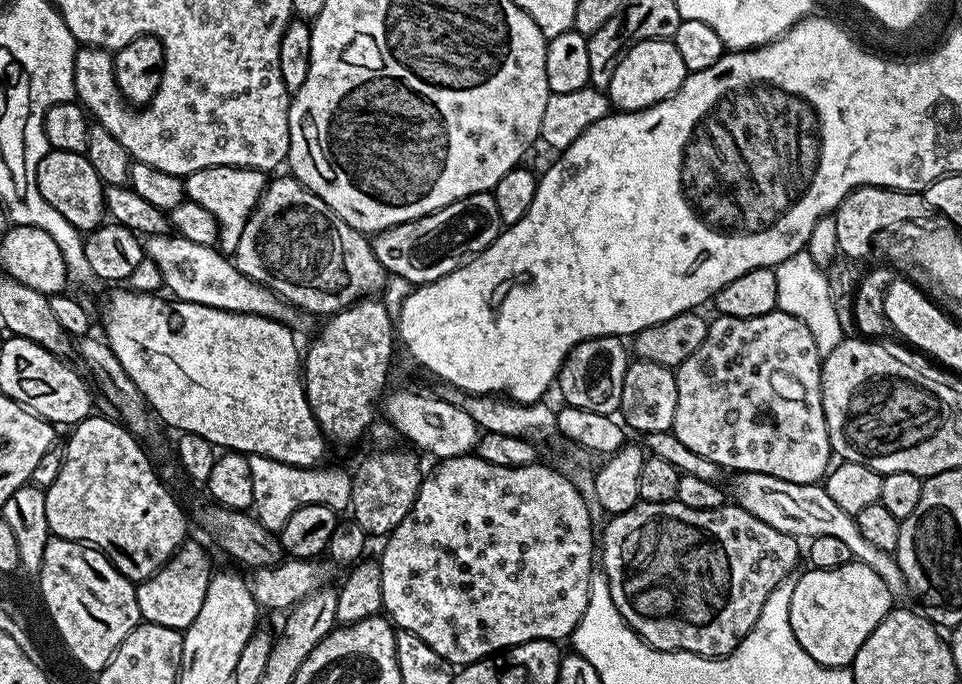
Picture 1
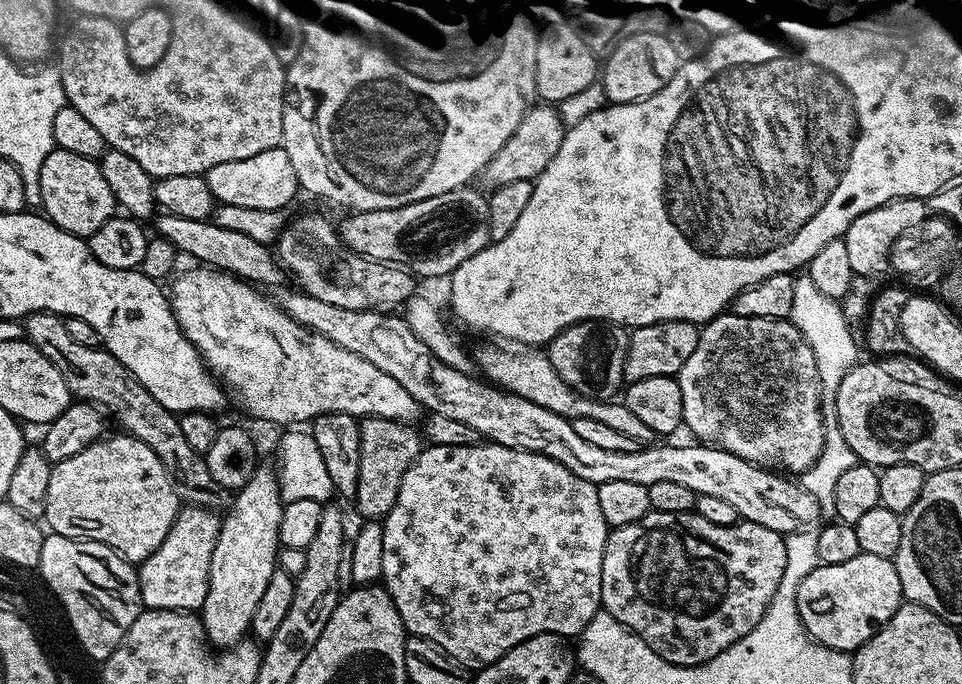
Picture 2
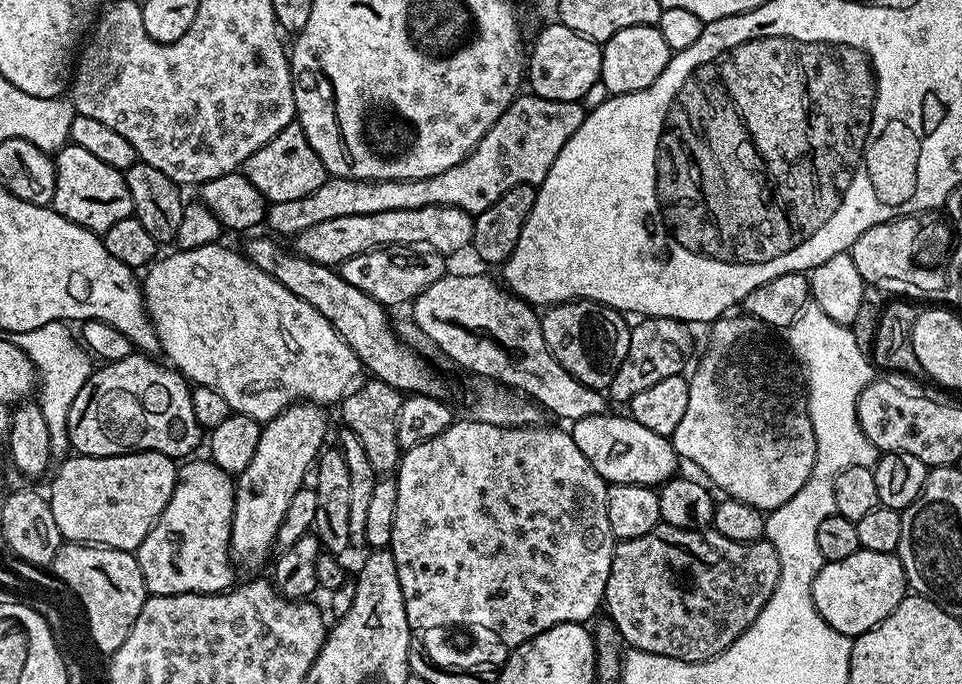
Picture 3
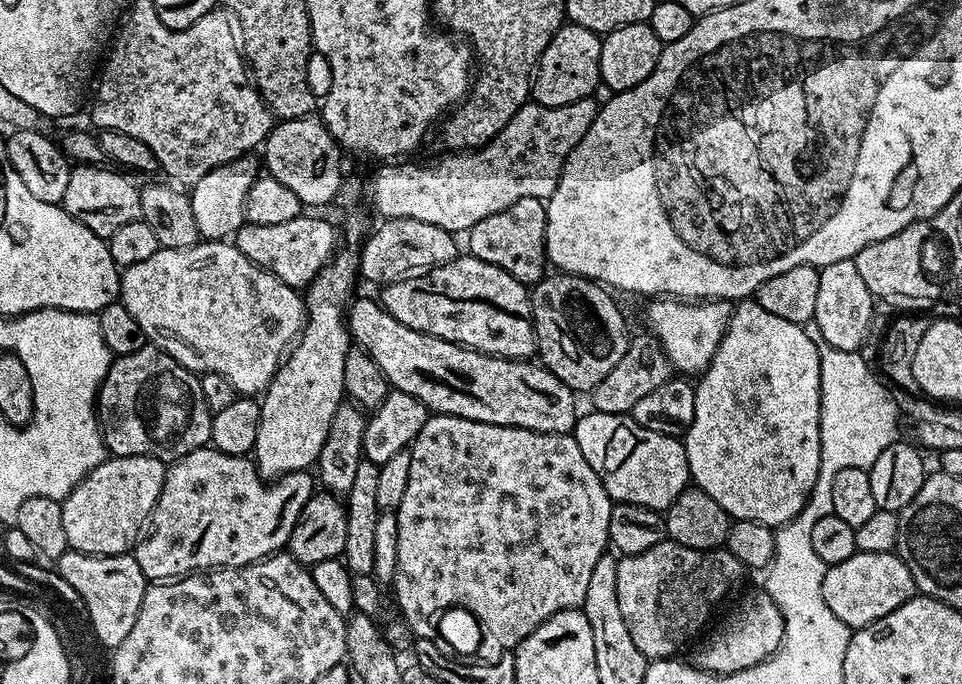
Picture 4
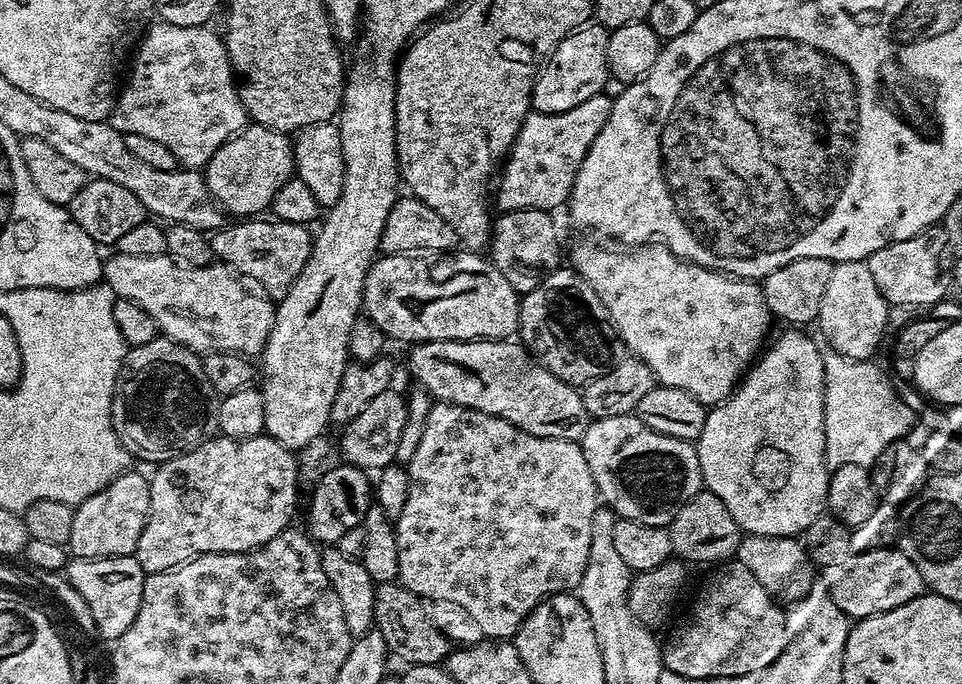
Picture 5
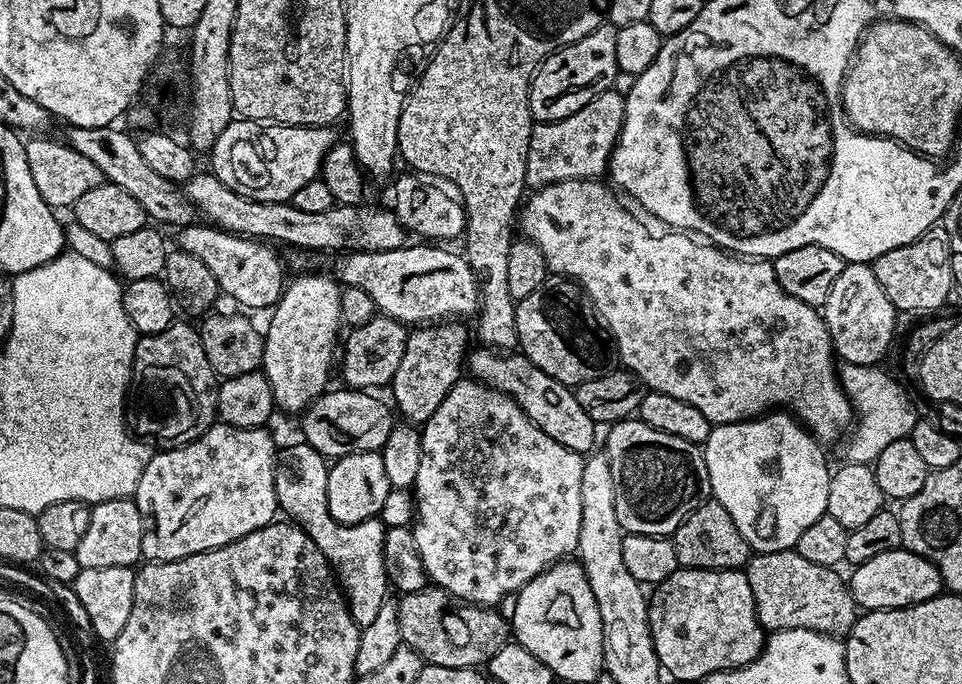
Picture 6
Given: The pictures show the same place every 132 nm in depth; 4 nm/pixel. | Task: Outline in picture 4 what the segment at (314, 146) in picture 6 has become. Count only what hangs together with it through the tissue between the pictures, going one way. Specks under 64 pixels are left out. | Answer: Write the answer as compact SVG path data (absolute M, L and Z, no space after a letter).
M245 154L226 162L210 170L210 174L198 178L198 182L191 185L194 222L198 222L198 230L204 240L228 240L235 237L236 231L245 224L244 207L247 205L247 195L262 172L257 157L256 160L254 157L255 155Z

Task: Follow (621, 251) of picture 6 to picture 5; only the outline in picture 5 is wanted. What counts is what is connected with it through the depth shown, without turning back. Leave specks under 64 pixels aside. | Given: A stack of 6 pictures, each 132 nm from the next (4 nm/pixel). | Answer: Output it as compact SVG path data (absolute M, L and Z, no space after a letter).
M649 242L643 246L633 247L631 250L620 251L624 252L607 252L606 249L595 248L592 244L580 244L573 250L570 264L574 271L588 283L590 290L594 290L594 294L598 294L602 306L606 306L608 319L616 327L616 332L620 335L620 341L623 342L625 349L631 355L637 356L642 362L646 362L646 366L650 366L650 370L660 384L678 390L686 390L686 394L690 394L699 404L705 406L721 404L735 390L748 369L752 367L756 357L760 355L769 339L768 320L770 321L770 313L764 301L763 287L757 281L742 280L739 276L729 276L727 272L715 272L712 268L703 268L688 260L678 258L670 249L665 248L659 242Z

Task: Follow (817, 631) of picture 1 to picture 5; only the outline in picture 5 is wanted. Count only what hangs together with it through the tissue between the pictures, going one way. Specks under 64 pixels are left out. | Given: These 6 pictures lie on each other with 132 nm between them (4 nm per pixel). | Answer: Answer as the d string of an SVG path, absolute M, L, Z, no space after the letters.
M899 547L879 548L852 555L842 566L831 569L832 581L826 584L834 606L842 610L853 621L865 620L868 616L906 606L914 598L925 595L926 589L918 566L906 558Z

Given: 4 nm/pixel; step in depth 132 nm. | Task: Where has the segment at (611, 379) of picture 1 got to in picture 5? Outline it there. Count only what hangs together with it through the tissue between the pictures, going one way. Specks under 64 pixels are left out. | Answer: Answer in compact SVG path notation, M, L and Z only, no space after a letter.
M568 266L557 268L537 288L523 293L518 336L546 370L573 386L586 385L606 374L626 356L620 335L608 319L606 306L602 306L598 294Z

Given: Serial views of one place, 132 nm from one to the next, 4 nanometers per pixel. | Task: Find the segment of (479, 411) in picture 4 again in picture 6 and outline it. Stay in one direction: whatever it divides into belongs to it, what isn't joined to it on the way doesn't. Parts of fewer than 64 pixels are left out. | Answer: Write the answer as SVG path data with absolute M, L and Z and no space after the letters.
M480 346L477 349L477 352L473 351L466 360L467 371L472 371L469 373L475 379L489 388L506 393L541 430L550 434L550 438L554 438L554 442L562 442L562 446L581 454L593 451L597 421L592 420L590 414L582 410L582 406L578 406L576 393L569 385L558 382L550 378L550 374L538 370L538 366L534 366L534 362L530 362L523 354L501 354L488 346Z

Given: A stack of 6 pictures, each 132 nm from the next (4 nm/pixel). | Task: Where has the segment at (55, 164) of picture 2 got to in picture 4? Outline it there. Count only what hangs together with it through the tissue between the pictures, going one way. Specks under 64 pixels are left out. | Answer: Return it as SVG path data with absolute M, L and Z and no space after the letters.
M76 164L70 174L70 182L66 185L62 207L74 219L82 222L82 226L90 229L95 236L107 238L114 234L114 230L126 226L126 222L140 219L142 202L140 188L132 181L135 179L131 175L112 166L104 167L95 164Z

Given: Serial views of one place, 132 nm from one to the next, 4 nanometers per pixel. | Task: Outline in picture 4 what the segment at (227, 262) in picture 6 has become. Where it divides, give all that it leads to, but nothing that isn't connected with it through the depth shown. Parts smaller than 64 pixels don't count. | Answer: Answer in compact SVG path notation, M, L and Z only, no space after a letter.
M301 214L291 218L290 222L273 225L254 225L245 222L234 237L236 248L242 250L242 254L246 254L250 262L265 268L270 274L286 282L286 286L297 290L307 289L313 278L330 263L337 247L336 240L338 244L337 229L335 232L331 222L323 220L320 214Z

